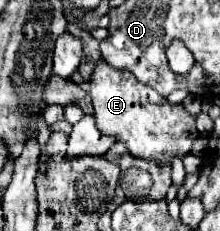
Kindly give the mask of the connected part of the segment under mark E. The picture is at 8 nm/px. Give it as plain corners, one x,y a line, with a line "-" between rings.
103,58
97,60
91,80
91,100
95,108
95,120
103,134
113,134
117,142
125,144
131,150
131,156
169,162
171,158
183,158
189,154
191,144
199,136
195,128
195,116
187,114
181,104
169,104
159,92
151,86
141,84
133,72
119,70
109,66

